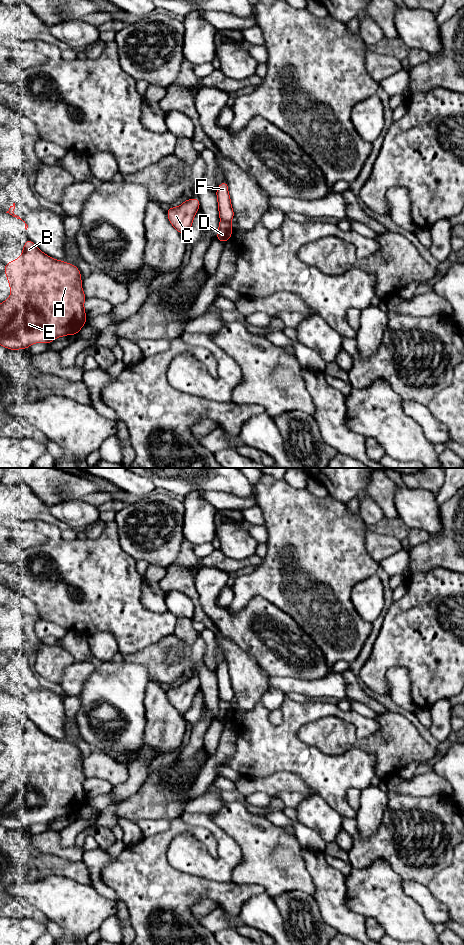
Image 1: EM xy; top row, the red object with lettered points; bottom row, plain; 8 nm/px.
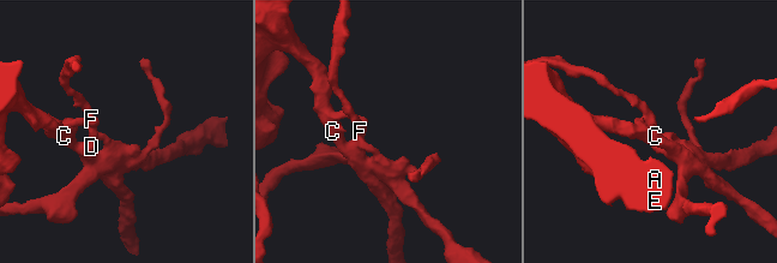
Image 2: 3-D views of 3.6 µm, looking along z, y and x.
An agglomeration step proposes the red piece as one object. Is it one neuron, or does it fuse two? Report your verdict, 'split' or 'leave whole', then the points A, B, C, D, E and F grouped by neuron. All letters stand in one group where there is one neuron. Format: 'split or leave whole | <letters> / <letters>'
split | A B C D E / F

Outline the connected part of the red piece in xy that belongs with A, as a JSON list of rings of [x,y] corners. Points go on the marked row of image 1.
[[[29,238],[21,256],[3,264],[11,296],[0,303],[0,345],[11,350],[27,349],[34,343],[50,344],[54,339],[78,334],[87,322],[80,270],[73,264],[56,260],[43,253]]]

